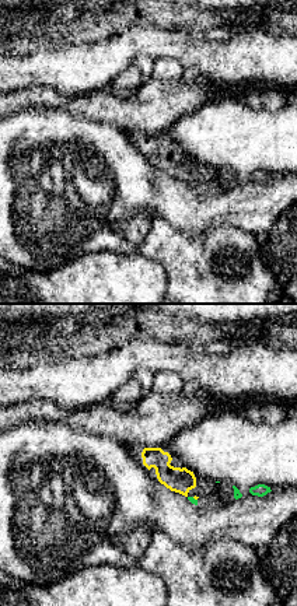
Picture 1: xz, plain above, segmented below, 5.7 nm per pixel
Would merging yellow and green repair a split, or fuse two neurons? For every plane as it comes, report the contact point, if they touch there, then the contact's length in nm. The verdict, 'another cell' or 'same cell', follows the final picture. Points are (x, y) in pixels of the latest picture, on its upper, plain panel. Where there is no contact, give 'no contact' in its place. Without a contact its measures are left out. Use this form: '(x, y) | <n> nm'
(195, 185) | 40 nm

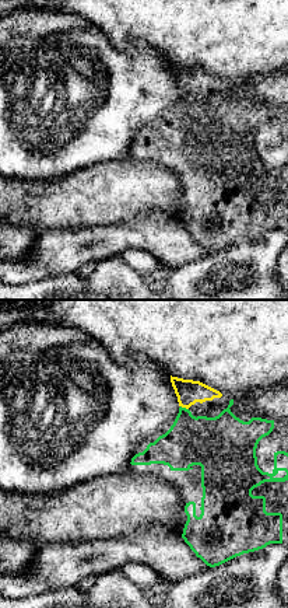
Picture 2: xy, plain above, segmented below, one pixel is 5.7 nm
(185, 93) | 50 nm

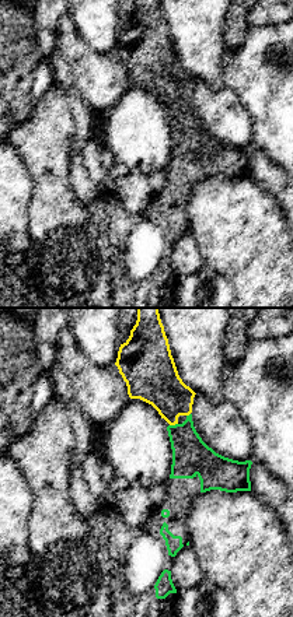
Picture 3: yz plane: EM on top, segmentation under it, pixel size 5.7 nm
(173, 111) | 50 nm

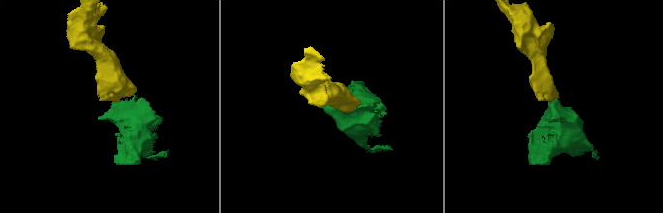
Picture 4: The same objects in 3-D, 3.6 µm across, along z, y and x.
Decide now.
same cell

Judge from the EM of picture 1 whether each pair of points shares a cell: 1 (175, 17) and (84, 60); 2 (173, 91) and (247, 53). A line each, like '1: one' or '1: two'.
1: two
2: two

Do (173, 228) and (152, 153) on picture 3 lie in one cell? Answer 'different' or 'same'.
different

